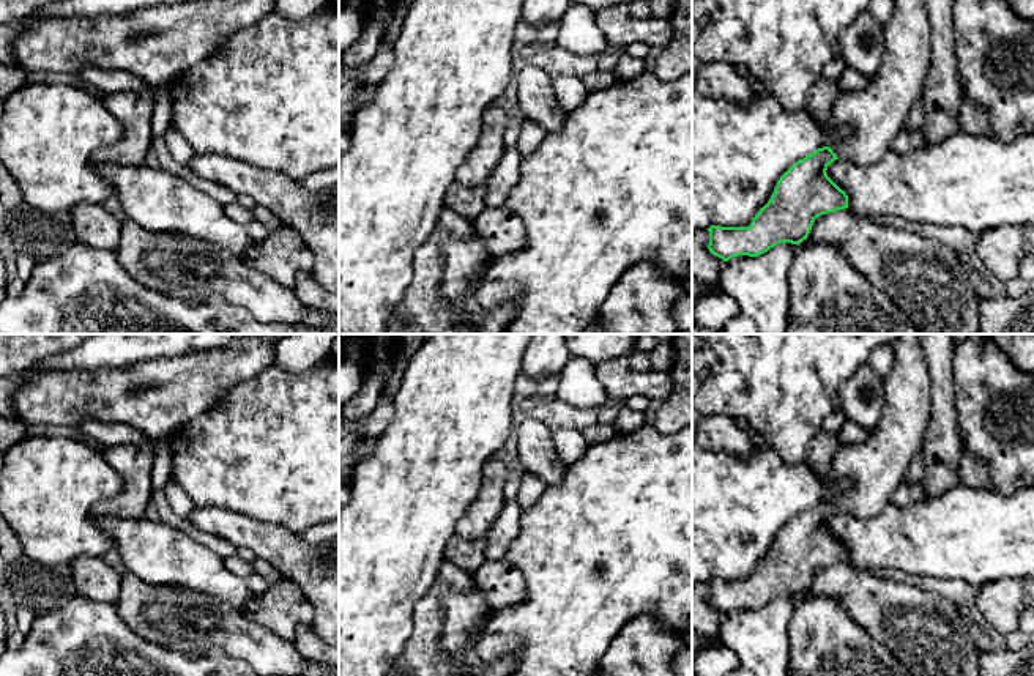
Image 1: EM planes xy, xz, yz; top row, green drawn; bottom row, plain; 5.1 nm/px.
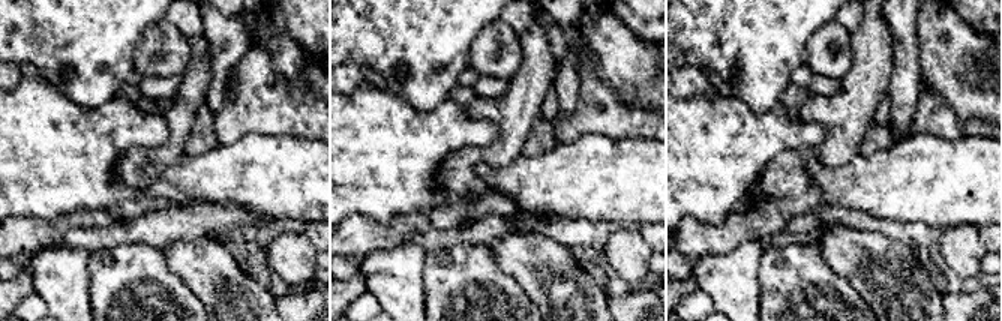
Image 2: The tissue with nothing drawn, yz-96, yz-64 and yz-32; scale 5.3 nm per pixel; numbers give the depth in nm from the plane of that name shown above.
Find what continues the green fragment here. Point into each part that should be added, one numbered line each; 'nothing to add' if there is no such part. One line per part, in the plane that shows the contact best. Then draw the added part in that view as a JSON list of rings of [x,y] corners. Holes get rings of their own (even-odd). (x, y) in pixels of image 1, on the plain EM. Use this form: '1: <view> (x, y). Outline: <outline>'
1: yz (877, 467). Outline: [[[895,334],[891,344],[895,362],[884,381],[883,414],[862,444],[837,448],[826,474],[829,484],[853,482],[829,501],[856,518],[875,517],[891,504],[909,462],[922,452],[930,416],[932,378],[921,336]]]

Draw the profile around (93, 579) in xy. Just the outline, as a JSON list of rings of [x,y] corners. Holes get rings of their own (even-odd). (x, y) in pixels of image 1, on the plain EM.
[[[84,555],[71,563],[76,594],[95,602],[115,602],[121,588],[121,570],[110,567],[102,556]]]

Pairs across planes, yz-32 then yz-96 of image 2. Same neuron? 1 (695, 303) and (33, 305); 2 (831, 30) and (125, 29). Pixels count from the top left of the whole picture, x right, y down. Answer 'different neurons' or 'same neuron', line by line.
1: same neuron
2: different neurons

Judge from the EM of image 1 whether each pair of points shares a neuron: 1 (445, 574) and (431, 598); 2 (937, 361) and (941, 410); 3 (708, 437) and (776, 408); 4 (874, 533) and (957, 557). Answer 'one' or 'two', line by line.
1: one
2: one
3: two
4: one

